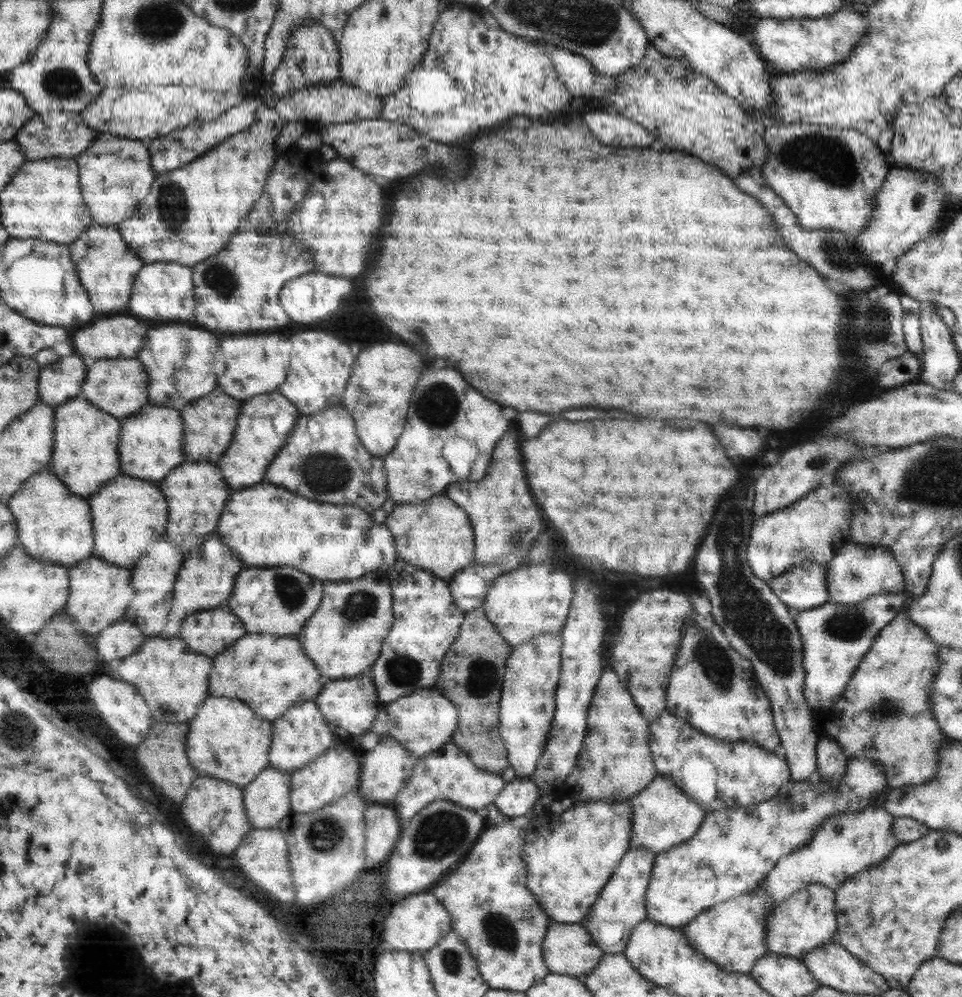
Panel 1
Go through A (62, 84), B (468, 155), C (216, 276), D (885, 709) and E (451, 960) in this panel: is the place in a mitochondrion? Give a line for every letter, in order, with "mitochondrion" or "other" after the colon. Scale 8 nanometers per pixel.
A: mitochondrion
B: other
C: mitochondrion
D: mitochondrion
E: mitochondrion

